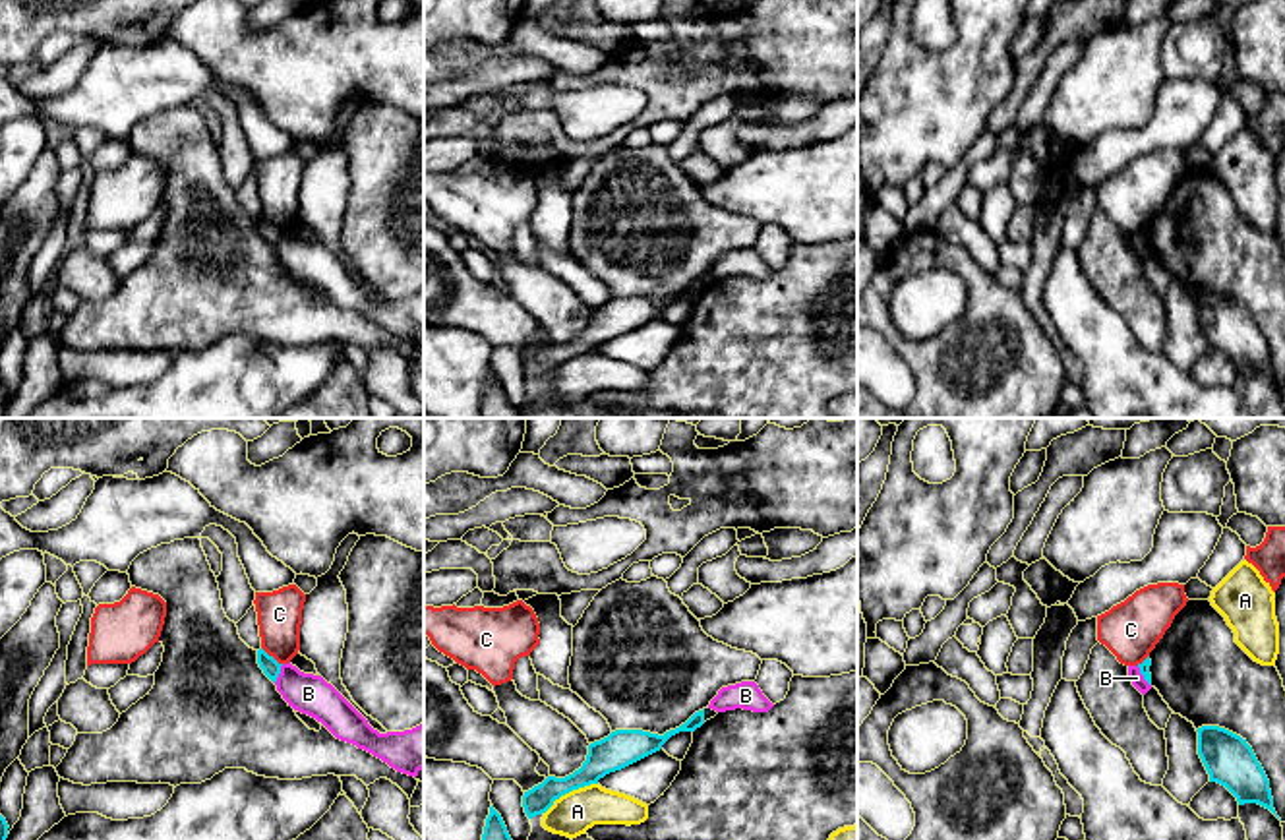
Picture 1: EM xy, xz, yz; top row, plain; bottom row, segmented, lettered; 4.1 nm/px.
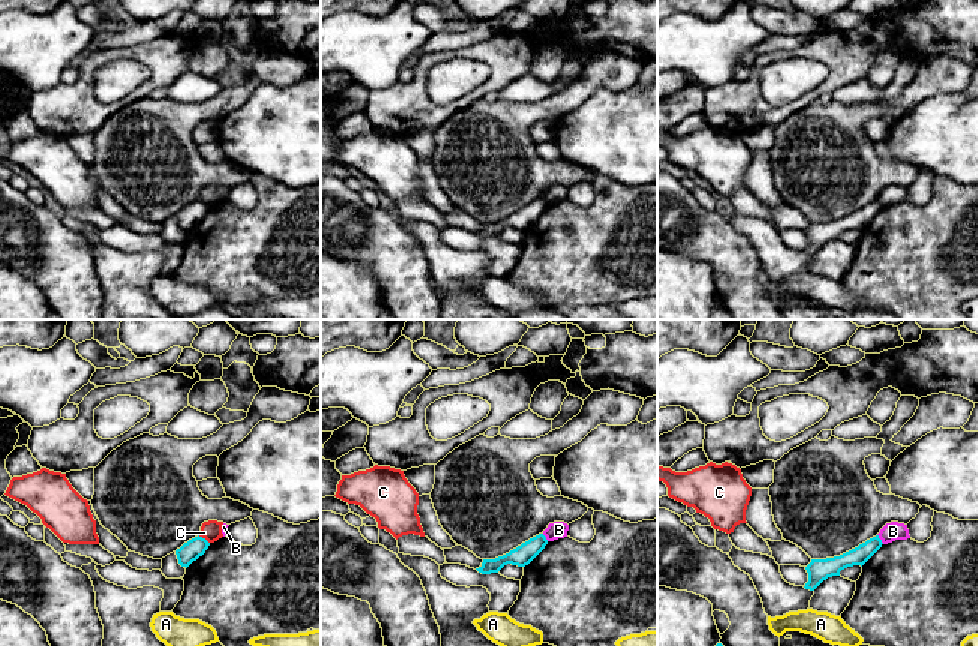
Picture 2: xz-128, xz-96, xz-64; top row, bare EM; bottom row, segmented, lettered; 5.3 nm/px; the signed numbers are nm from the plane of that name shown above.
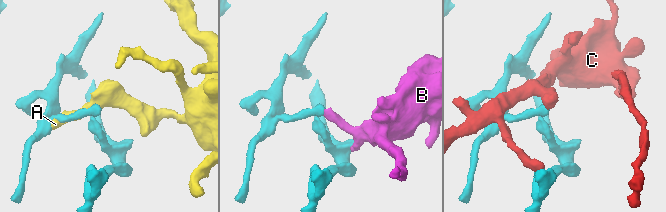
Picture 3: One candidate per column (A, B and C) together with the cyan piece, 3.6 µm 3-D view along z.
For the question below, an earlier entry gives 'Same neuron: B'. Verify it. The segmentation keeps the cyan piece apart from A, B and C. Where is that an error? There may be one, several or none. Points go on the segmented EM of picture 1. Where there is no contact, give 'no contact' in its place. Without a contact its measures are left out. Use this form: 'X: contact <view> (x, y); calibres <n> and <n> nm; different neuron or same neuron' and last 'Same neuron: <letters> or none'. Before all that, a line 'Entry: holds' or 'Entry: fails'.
Entry: fails
A: contact xz (569, 790); calibres 150 and 180 nm; different neuron
B: contact xy (279, 672); calibres 80 and 170 nm; different neuron
C: contact xy (271, 657); calibres 80 and 190 nm; different neuron
Same neuron: none

